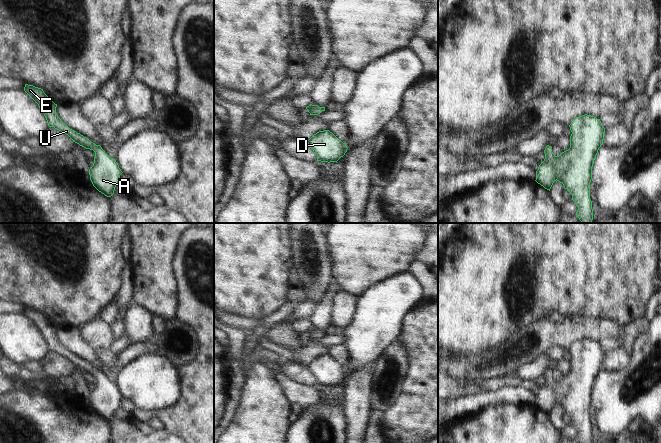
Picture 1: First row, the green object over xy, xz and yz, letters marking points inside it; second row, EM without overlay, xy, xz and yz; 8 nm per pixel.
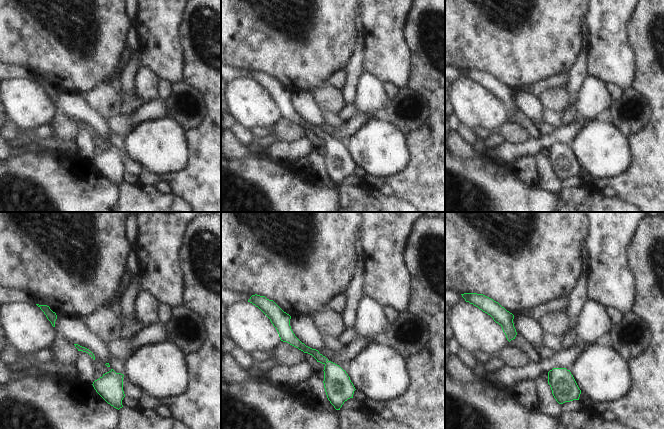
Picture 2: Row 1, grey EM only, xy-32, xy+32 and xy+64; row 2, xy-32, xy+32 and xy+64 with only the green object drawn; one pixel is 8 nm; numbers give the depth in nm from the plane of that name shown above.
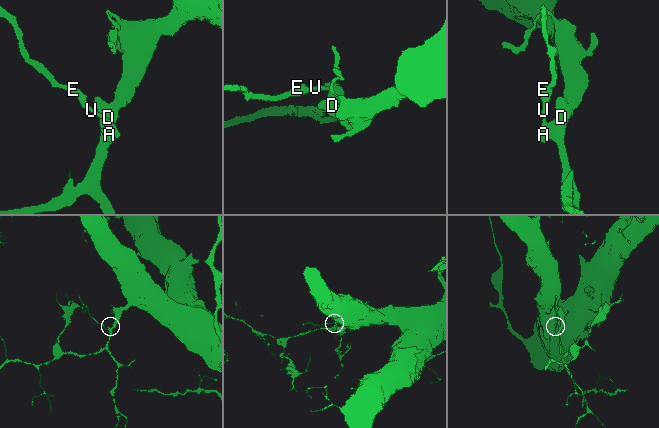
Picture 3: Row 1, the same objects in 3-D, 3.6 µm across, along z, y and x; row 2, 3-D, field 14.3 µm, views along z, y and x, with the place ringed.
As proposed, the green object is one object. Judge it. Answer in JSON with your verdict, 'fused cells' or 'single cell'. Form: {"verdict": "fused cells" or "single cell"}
{"verdict": "single cell"}

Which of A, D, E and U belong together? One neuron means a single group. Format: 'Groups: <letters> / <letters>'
Groups: A D E U.

